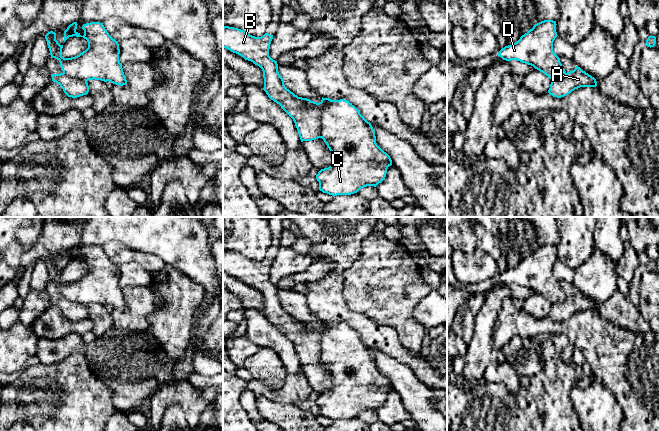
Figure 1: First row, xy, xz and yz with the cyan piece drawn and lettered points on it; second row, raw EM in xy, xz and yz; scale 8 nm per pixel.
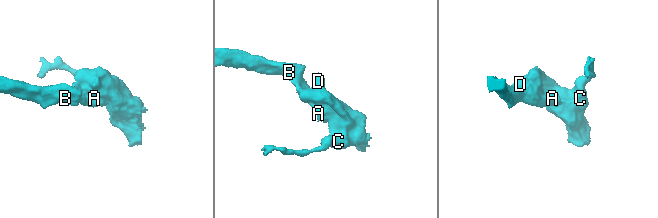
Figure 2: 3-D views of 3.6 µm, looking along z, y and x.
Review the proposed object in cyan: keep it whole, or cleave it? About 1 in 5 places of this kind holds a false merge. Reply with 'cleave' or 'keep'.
cleave

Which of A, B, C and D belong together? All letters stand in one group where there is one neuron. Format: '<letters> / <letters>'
A B / C D

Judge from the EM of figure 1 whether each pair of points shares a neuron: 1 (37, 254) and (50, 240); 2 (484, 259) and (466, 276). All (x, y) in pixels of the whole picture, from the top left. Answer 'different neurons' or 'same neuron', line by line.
1: same neuron
2: same neuron

